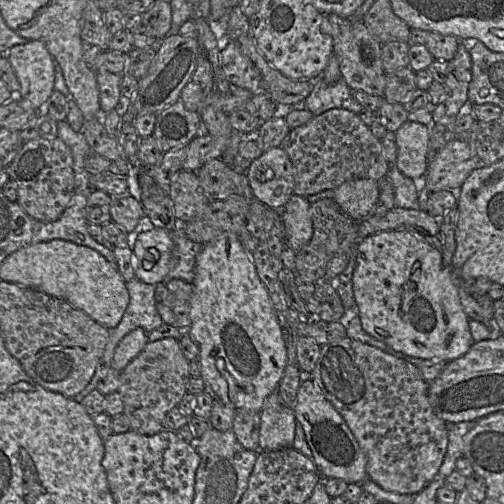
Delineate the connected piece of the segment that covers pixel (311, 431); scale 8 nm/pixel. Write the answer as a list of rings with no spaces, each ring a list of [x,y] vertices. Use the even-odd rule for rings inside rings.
[[[306,380],[300,384],[294,413],[296,420],[303,427],[306,441],[313,453],[313,461],[322,478],[338,478],[347,484],[360,484],[368,478],[365,453],[342,416],[324,397],[313,380]]]

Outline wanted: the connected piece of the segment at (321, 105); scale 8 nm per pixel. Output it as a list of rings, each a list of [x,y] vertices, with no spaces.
[[[322,75],[308,81],[312,82],[312,91],[305,98],[303,106],[314,116],[334,108],[346,109],[357,114],[363,107],[354,98],[352,89],[343,77],[334,84],[326,83]]]

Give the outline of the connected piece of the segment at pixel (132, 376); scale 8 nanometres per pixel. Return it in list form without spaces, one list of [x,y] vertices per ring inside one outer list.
[[[163,338],[148,342],[144,349],[120,373],[120,394],[124,412],[130,421],[130,431],[152,436],[163,430],[167,413],[177,407],[188,393],[186,386],[191,377],[190,362],[185,358],[180,342],[175,338]]]

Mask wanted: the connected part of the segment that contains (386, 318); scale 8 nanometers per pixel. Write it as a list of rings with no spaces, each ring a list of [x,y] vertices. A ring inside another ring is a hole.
[[[380,231],[357,244],[352,284],[362,328],[395,351],[420,359],[451,361],[471,348],[474,340],[469,318],[458,294],[461,283],[452,267],[444,266],[442,252],[409,231]]]

